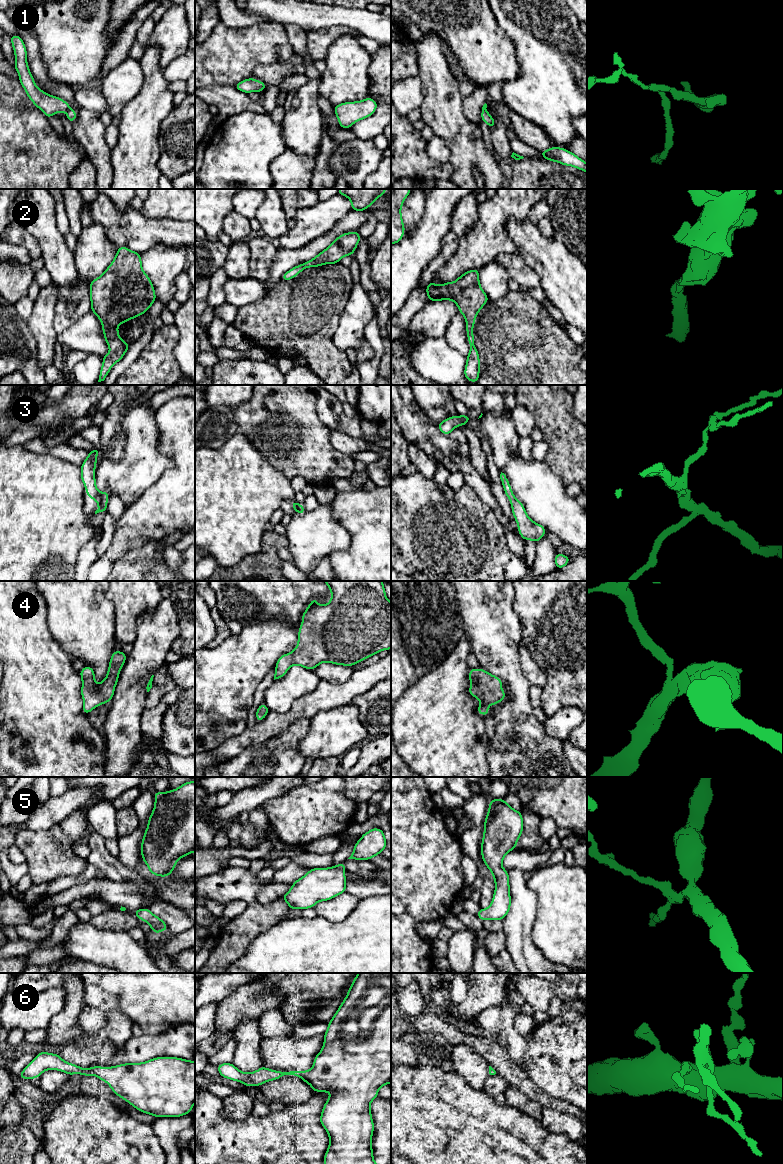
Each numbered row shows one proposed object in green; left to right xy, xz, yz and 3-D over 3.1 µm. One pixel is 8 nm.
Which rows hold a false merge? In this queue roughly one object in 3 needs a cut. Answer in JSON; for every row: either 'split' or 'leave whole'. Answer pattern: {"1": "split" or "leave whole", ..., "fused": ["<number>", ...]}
{"1": "split", "2": "leave whole", "3": "leave whole", "4": "leave whole", "5": "leave whole", "6": "leave whole", "fused": ["1"]}

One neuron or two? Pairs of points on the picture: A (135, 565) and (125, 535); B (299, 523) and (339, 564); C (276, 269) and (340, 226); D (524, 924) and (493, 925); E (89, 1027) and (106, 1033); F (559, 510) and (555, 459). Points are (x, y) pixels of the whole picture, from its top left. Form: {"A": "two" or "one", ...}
{"A": "two", "B": "two", "C": "one", "D": "two", "E": "two", "F": "two"}

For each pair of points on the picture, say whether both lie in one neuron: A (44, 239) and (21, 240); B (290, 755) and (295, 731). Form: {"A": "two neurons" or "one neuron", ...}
{"A": "two neurons", "B": "one neuron"}

